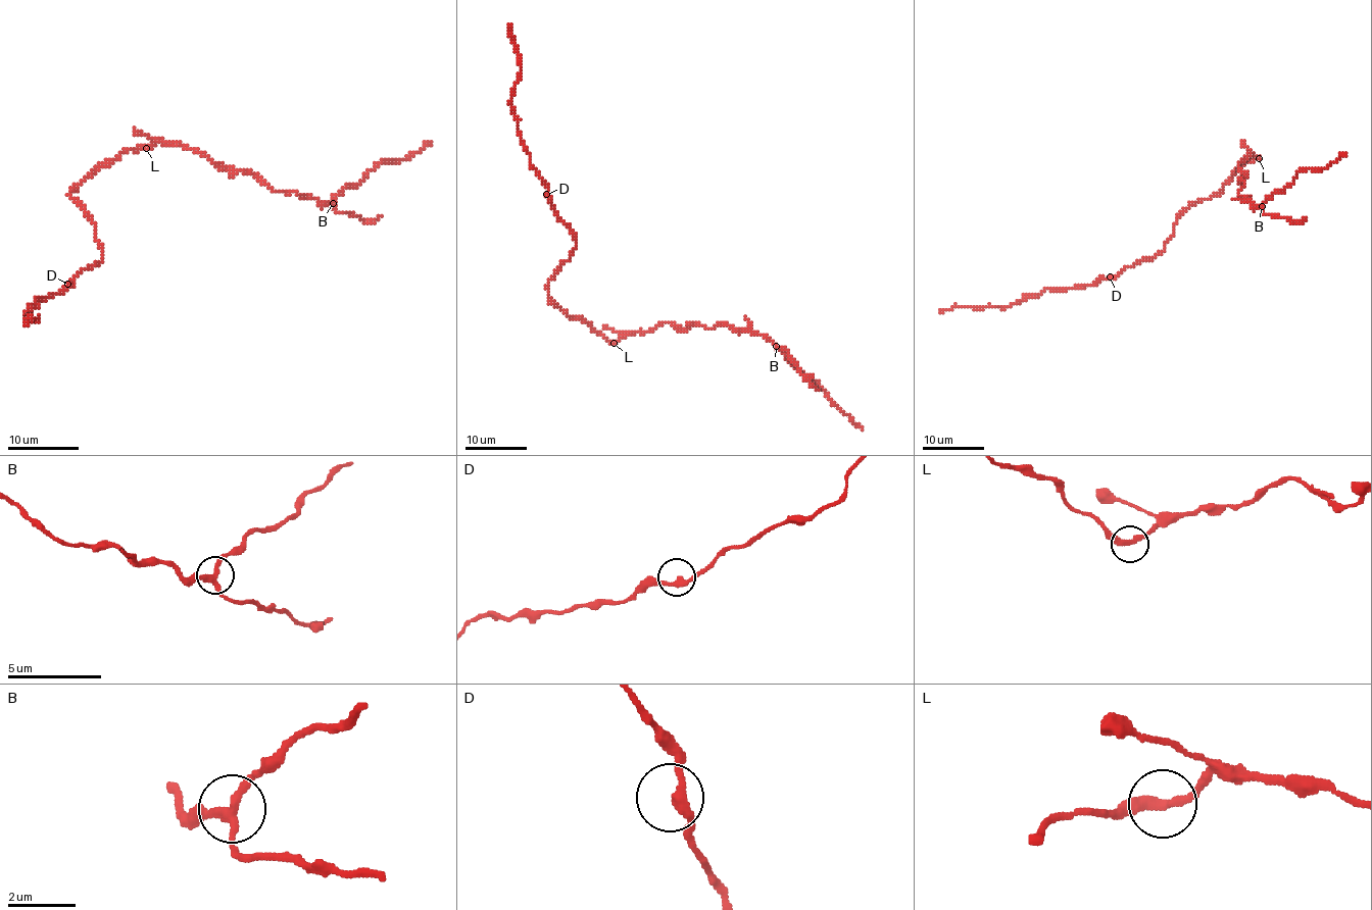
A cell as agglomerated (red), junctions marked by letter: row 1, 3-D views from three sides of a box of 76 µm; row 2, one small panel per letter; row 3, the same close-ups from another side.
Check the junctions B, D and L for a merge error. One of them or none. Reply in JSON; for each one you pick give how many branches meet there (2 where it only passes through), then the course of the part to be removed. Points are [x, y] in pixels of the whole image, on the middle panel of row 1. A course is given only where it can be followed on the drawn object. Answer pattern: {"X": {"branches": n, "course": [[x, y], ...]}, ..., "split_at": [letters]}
{"B": {"branches": 3, "course": [[777, 346], [863, 431]]}, "split_at": ["B"]}

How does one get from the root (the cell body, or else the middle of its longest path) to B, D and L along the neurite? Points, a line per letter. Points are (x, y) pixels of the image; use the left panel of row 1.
B: (96, 167), (127, 150), (170, 143), (193, 148), (219, 165), (248, 171), (278, 192), (333, 203)
D: (96, 167), (69, 196), (94, 223), (103, 257), (67, 284)
L: (96, 167), (115, 160), (127, 150), (146, 148)

